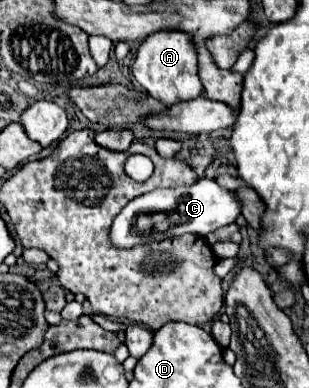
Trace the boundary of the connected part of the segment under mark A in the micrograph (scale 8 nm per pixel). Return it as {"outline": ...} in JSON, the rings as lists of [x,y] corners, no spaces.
{"outline":[[[157,31],[155,35],[149,35],[149,39],[139,45],[131,71],[139,85],[143,85],[149,95],[163,101],[167,107],[203,93],[195,59],[195,39],[181,31]]]}

